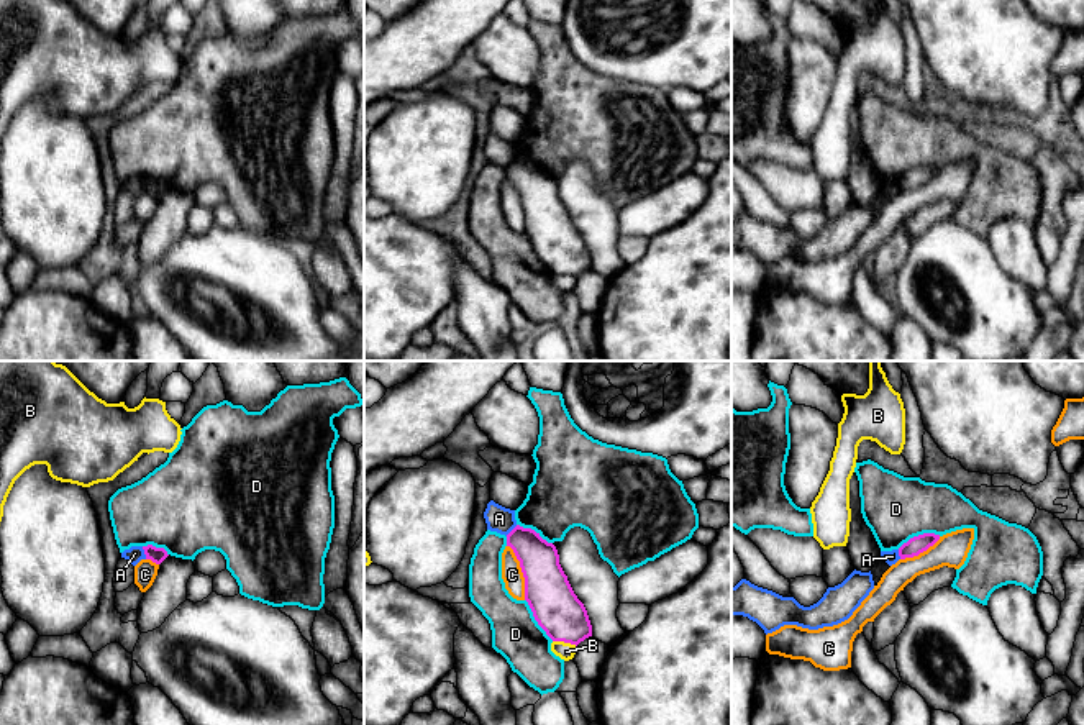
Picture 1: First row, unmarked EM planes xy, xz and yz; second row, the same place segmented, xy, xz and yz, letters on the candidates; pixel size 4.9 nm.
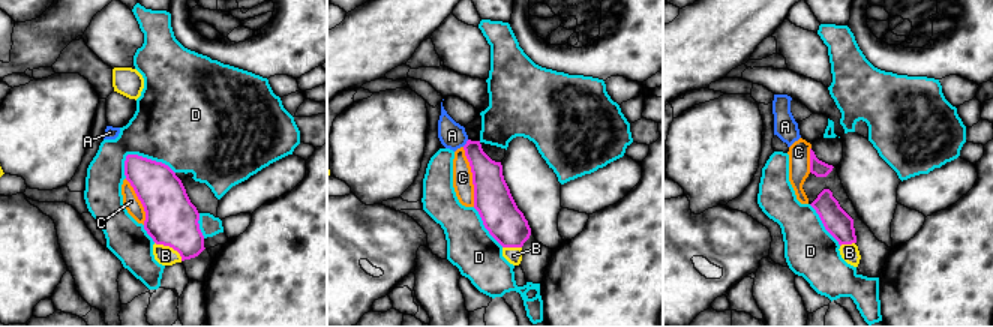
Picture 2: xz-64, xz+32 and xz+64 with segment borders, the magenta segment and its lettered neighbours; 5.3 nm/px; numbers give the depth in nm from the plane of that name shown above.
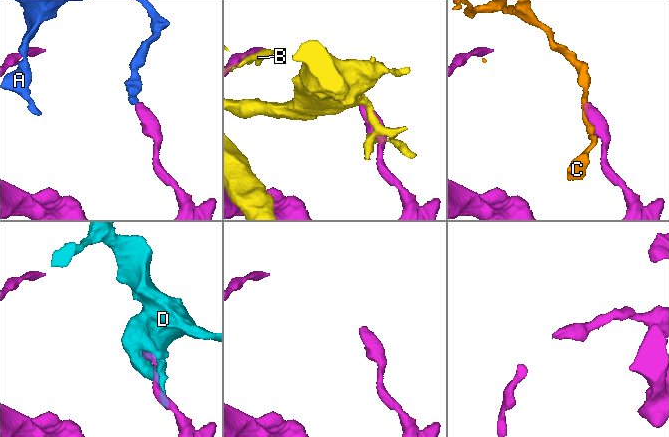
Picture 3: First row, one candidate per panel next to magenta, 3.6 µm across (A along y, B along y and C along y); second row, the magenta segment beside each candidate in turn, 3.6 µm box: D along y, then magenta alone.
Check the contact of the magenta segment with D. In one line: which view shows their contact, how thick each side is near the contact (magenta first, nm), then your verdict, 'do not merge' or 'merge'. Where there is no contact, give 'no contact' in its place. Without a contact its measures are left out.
contact in yz; calibres 90 and 320 nm; do not merge

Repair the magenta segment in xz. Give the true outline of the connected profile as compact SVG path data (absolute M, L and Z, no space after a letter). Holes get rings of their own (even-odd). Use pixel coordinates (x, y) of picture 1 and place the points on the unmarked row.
M520 157L507 167L507 179L520 194L525 233L546 267L576 279L592 269L587 243L559 197L556 179Z

